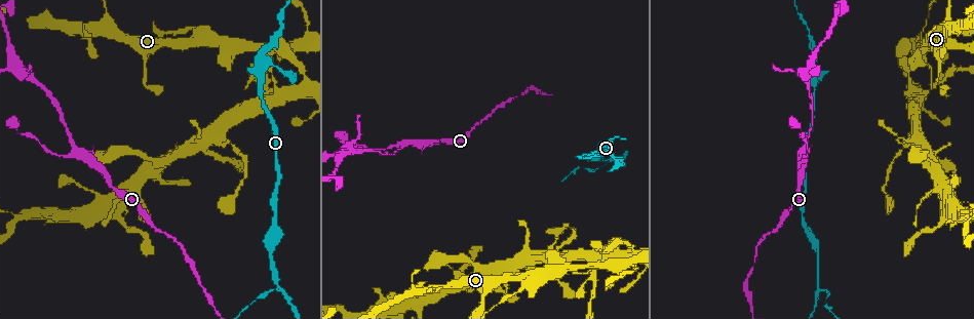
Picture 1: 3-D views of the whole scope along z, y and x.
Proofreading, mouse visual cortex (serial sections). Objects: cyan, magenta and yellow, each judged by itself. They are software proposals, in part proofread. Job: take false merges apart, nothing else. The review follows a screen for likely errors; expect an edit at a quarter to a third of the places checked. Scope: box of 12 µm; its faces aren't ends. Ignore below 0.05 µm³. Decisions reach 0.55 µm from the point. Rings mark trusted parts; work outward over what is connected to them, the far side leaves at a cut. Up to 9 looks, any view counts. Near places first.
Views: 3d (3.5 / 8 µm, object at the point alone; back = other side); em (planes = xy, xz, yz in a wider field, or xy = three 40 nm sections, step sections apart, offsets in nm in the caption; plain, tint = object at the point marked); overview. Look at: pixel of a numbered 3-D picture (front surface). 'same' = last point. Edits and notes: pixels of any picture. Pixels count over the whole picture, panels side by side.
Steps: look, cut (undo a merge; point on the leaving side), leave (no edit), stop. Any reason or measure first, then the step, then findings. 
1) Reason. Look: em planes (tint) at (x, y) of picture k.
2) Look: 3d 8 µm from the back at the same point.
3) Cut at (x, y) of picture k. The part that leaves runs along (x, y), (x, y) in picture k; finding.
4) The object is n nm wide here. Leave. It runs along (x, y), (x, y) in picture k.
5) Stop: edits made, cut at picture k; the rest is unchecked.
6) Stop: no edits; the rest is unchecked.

Arms part here. Look: 3d 3.5 µm at (407, 144) of picture 1.

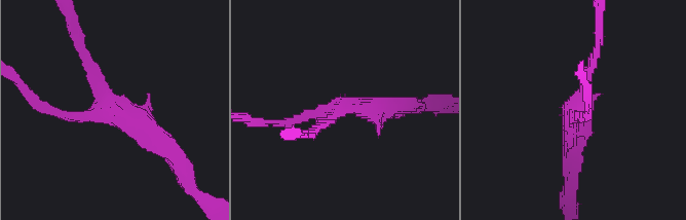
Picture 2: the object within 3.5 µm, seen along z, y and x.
3 arms meet here; the arms are 150, 150, 300 nm wide. Look: em xy step 1 (tint) at (574, 109) of picture 2.

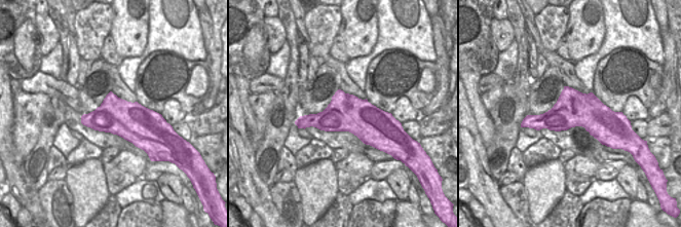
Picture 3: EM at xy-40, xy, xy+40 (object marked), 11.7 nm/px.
The object is 440 nm wide here. Leave. It runs along (166, 146), (110, 108), (81, 51) in picture 2; one cell here.

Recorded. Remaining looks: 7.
Three arms meet. Look: 3d 3.5 µm at (20, 69) of picture 1.

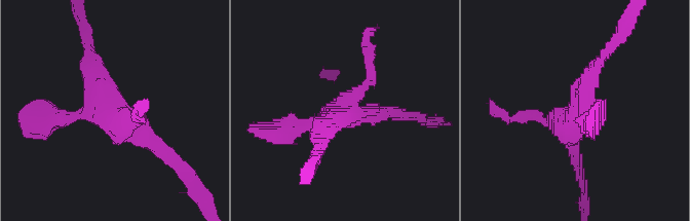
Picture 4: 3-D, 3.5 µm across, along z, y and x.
Now the EM. Look: em xy step 3 (tint) at (121, 119) of picture 4.

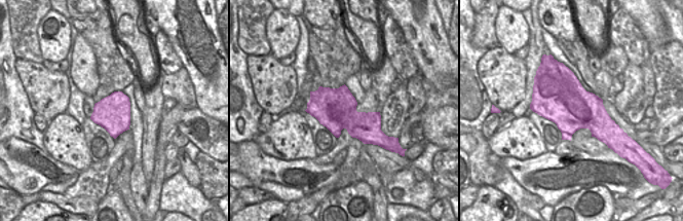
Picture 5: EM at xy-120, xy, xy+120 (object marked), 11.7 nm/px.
Cut at (534, 113) of picture 4. Two cells meet here.

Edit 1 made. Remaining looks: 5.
Look: overview.

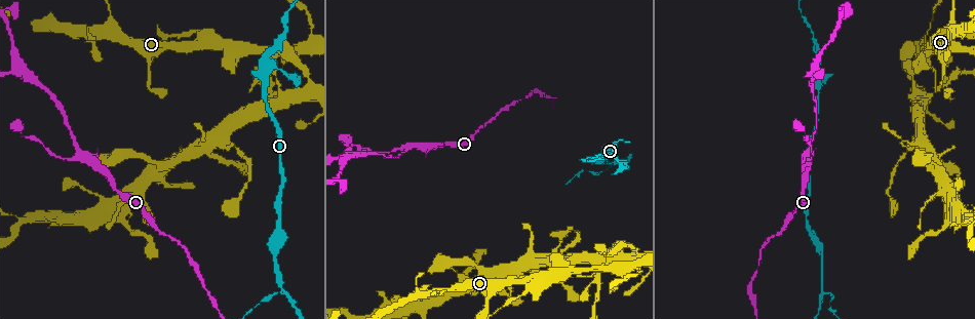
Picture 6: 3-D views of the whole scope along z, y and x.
Abrupt turn. Look: em xy step 2 (tint) at (820, 291) of picture 6.

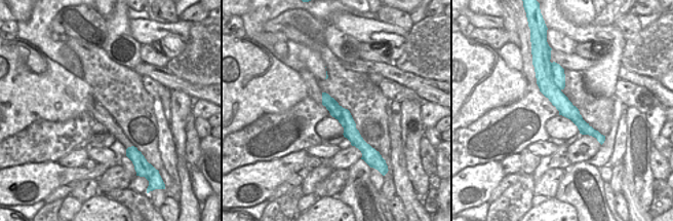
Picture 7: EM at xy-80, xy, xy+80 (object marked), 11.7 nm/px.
Wider look. Look: 3d 3.5 µm from the back at the same point.

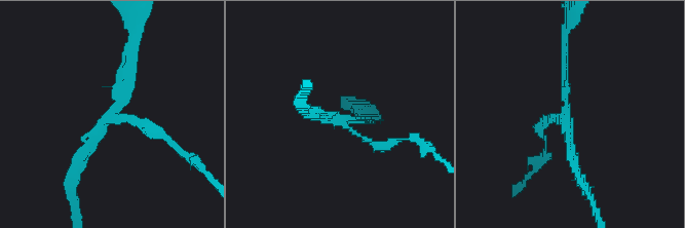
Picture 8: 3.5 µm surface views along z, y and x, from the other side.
The object is 170 nm wide here. Cut at (144, 121) of picture 8. The part that leaves runs along (113, 116), (151, 125), (192, 160) in picture 8; a second cell is stuck on.

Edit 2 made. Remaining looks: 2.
Stop: edits made, cut at picture 4, cut at picture 8; the rest is unchecked.

